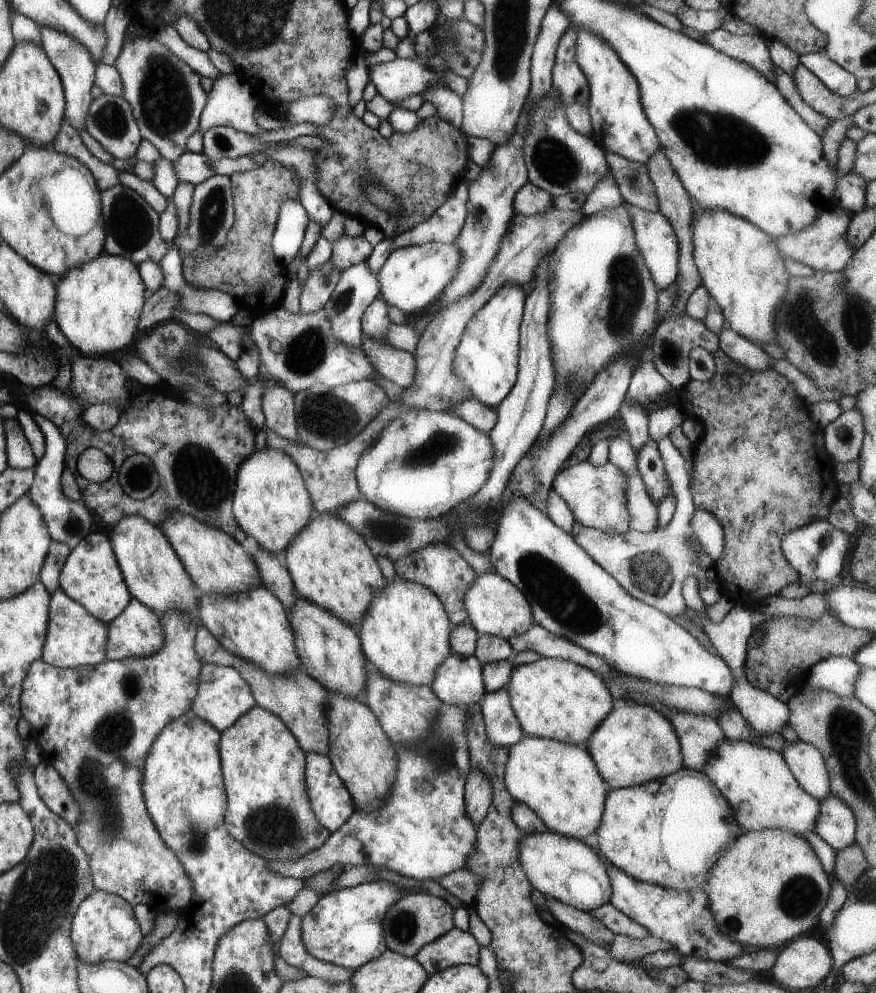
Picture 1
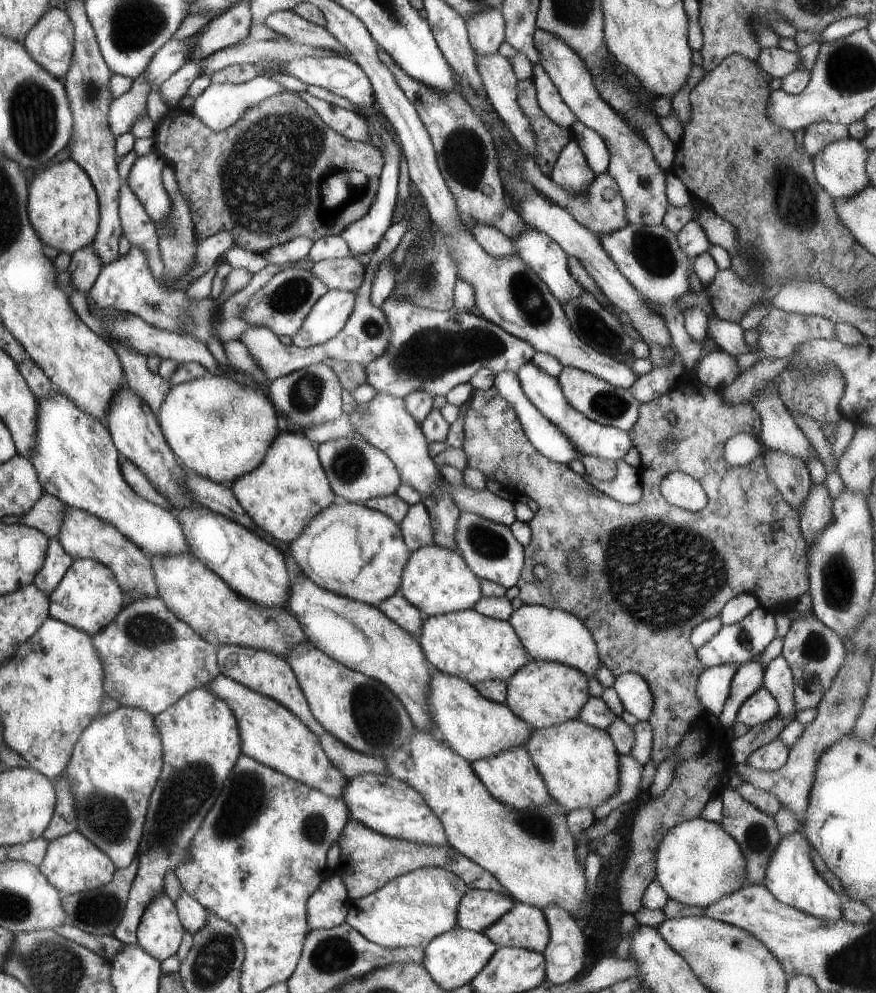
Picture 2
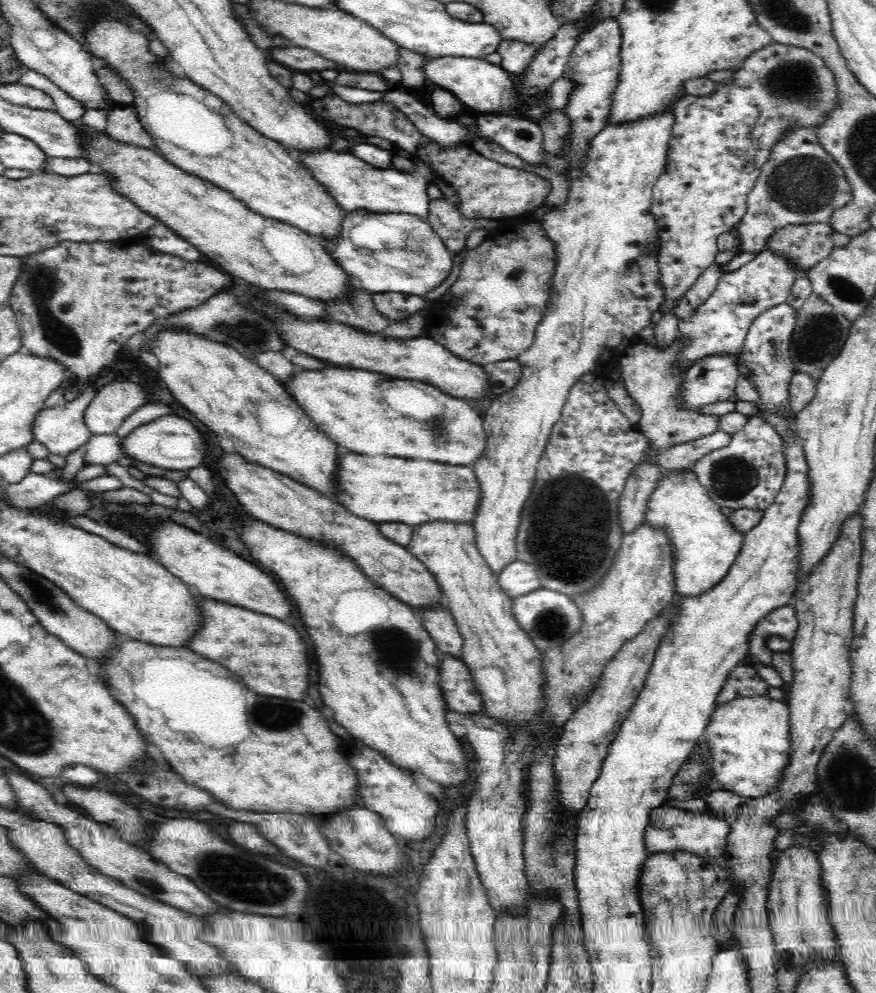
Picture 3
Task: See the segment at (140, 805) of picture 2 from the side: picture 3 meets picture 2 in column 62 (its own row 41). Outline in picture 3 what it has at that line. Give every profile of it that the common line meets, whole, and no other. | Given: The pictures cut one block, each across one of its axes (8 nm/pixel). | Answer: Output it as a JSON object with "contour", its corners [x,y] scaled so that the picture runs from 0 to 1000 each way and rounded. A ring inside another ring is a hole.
{"contour":[[[880,40],[879,44],[870,46],[868,50],[861,50],[852,58],[847,58],[847,62],[836,68],[836,79],[831,83],[817,83],[815,91],[811,95],[801,95],[797,98],[790,96],[779,98],[771,105],[771,124],[767,128],[767,136],[764,141],[761,165],[756,175],[752,176],[751,181],[747,184],[743,198],[743,215],[747,217],[747,223],[749,223],[749,229],[751,229],[751,240],[755,245],[750,258],[752,268],[751,283],[756,285],[756,291],[758,291],[756,306],[751,308],[755,320],[747,326],[748,340],[744,342],[745,346],[749,348],[763,348],[774,338],[774,325],[777,321],[771,317],[768,310],[779,300],[779,297],[782,297],[792,288],[792,285],[800,280],[801,276],[806,274],[806,271],[816,264],[817,256],[821,254],[821,250],[818,249],[820,239],[823,236],[838,232],[839,228],[848,221],[848,218],[854,211],[854,194],[861,187],[862,181],[868,177],[870,169],[879,161],[879,155],[881,155],[884,147],[888,147],[890,140],[897,139],[897,135],[902,135],[904,130],[910,130],[911,128],[932,129],[941,125],[944,117],[955,108],[957,98],[958,93],[953,75],[951,70],[947,70],[947,67],[942,63],[942,59],[937,55],[929,54],[928,51],[920,48],[902,44],[888,44]]]}

